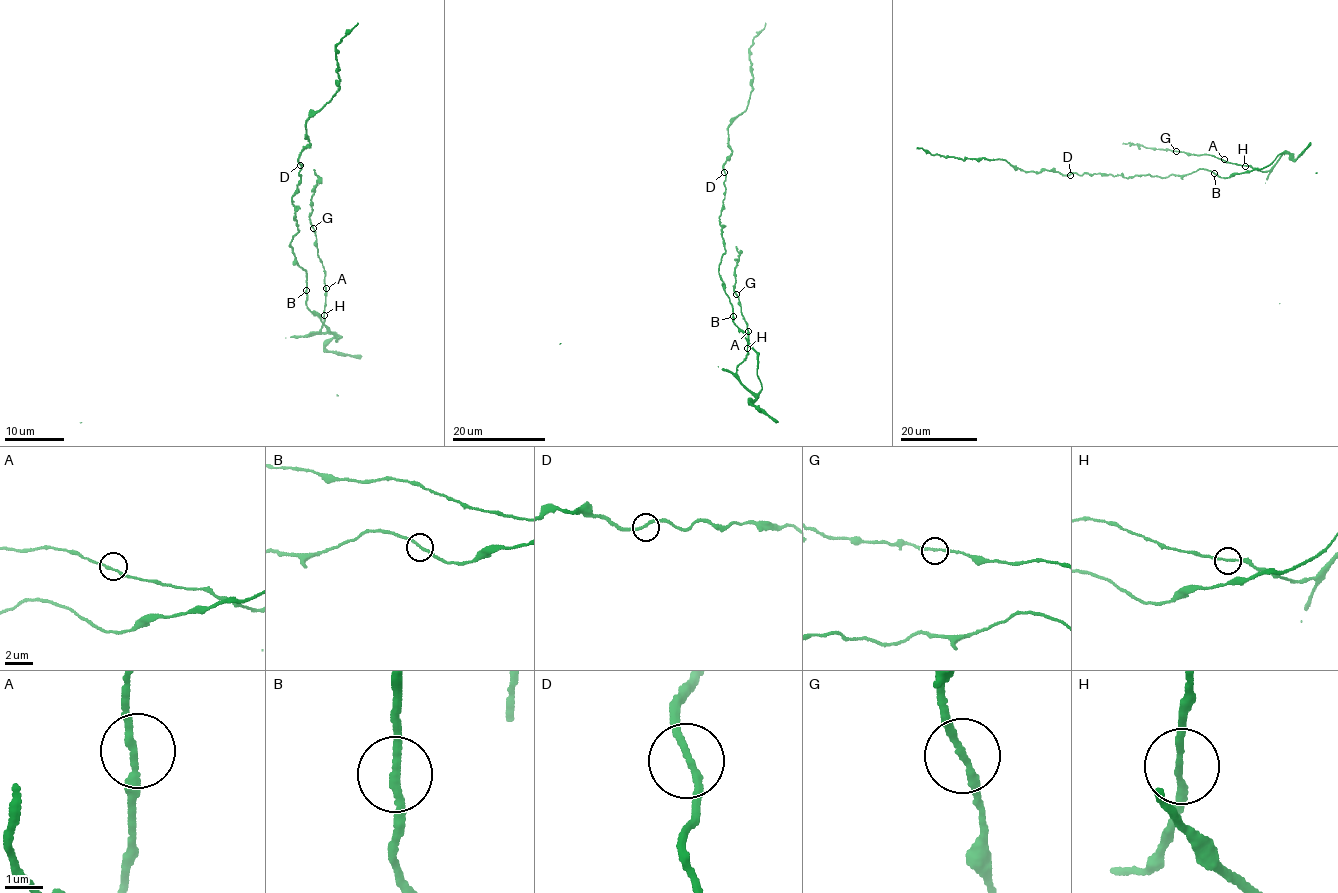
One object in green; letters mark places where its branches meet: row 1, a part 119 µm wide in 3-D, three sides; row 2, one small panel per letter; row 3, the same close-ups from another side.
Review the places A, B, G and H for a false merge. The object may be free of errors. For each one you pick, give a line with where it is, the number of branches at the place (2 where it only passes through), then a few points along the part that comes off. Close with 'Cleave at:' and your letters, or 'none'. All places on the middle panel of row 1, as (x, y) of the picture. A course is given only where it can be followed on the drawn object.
Cleave at: none

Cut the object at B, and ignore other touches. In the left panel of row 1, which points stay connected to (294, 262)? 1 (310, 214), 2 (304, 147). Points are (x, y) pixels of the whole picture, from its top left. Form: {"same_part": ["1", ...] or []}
{"same_part": ["2"]}

